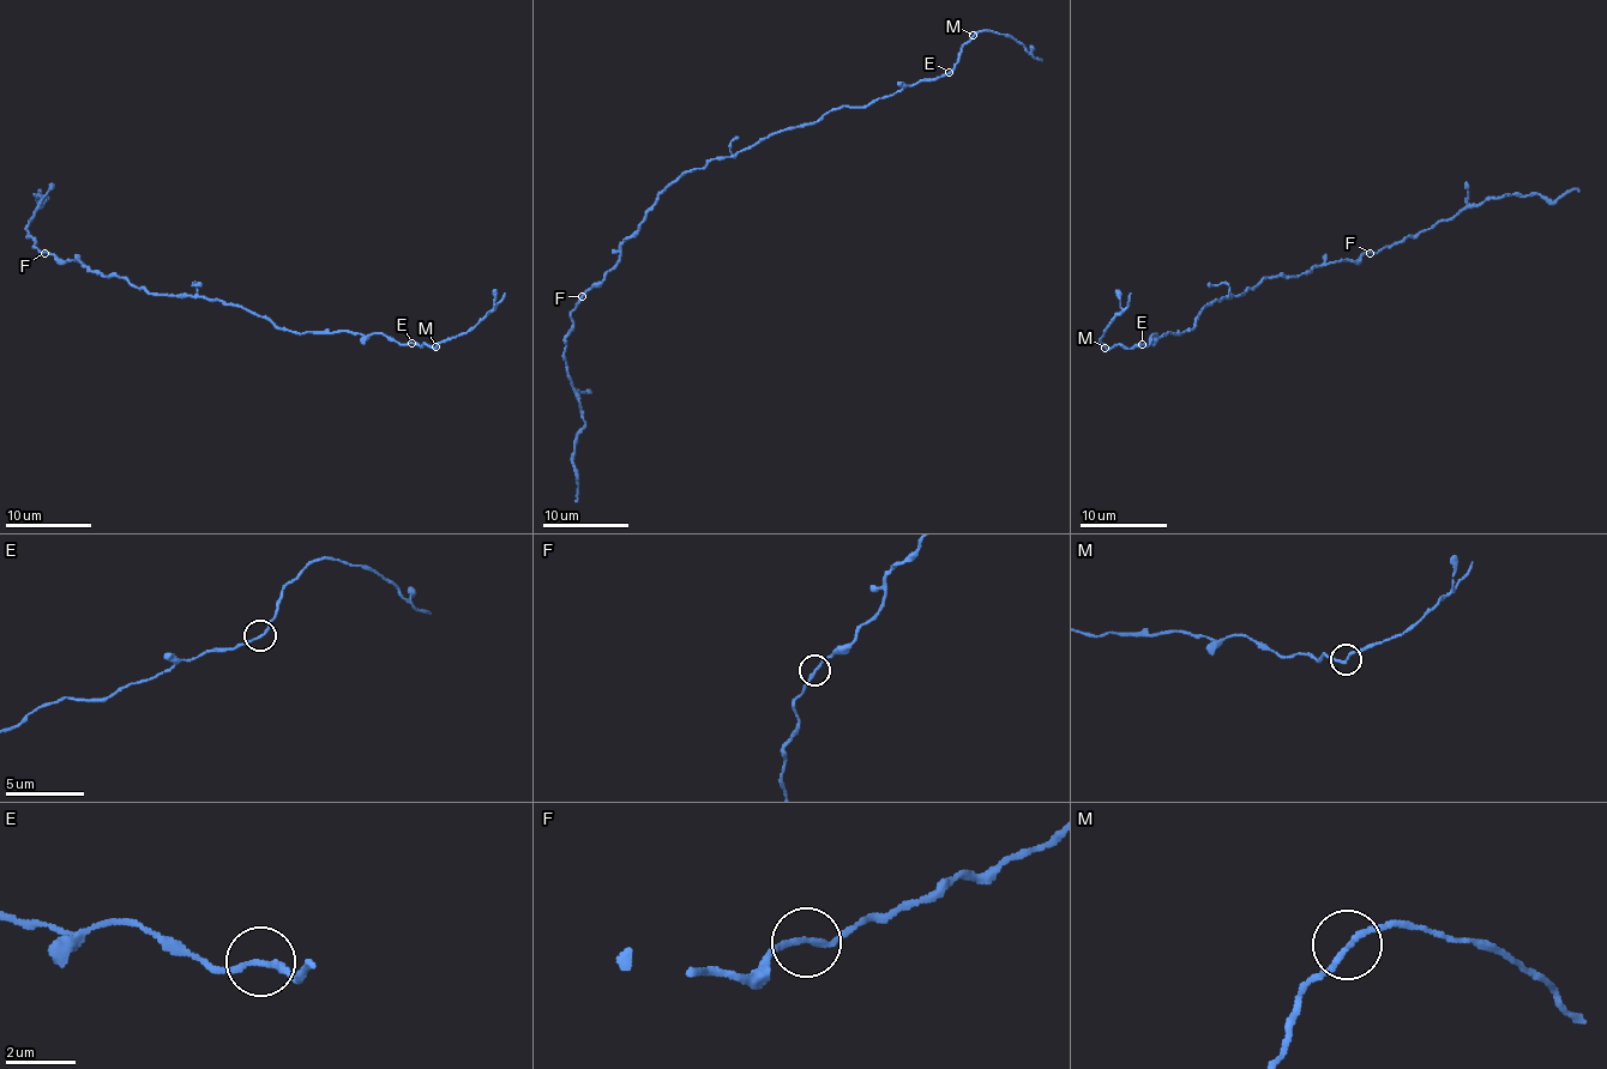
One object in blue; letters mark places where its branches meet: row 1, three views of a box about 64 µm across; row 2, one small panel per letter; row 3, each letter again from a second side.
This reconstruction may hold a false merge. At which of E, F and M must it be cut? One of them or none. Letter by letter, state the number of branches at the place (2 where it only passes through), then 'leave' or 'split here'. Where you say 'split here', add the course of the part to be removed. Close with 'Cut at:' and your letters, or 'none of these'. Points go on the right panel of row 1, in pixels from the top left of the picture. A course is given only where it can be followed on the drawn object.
E: branches 2; leave
F: branches 2; leave
M: branches 2; split here; course (1105, 348), (1101, 344), (1103, 333), (1123, 312), (1117, 289)
Cut at: M

